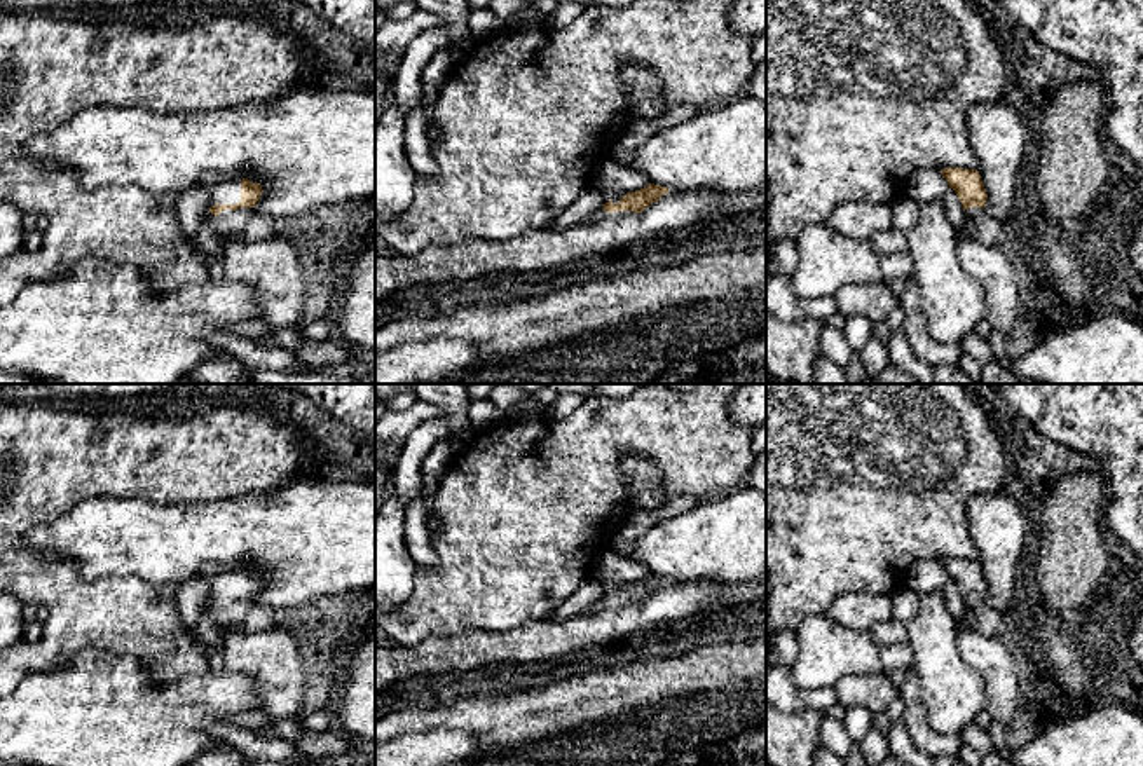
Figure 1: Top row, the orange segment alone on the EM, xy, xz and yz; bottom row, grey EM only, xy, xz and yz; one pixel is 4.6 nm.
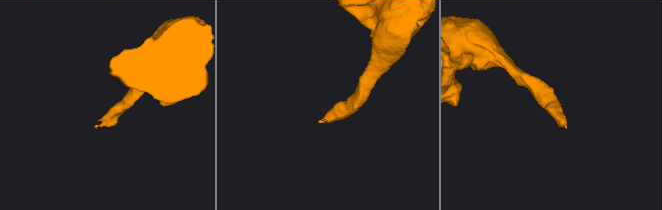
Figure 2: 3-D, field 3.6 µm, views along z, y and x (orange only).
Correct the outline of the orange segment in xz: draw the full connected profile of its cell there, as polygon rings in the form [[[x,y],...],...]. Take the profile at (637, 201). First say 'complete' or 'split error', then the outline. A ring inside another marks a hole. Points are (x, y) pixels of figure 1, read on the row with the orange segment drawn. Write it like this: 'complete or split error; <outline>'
split error; [[[649,183],[647,187],[621,194],[613,201],[606,202],[600,209],[590,213],[583,223],[595,223],[604,220],[618,220],[621,216],[632,216],[633,213],[644,211],[649,204],[661,199],[663,194],[668,194],[667,187]]]

